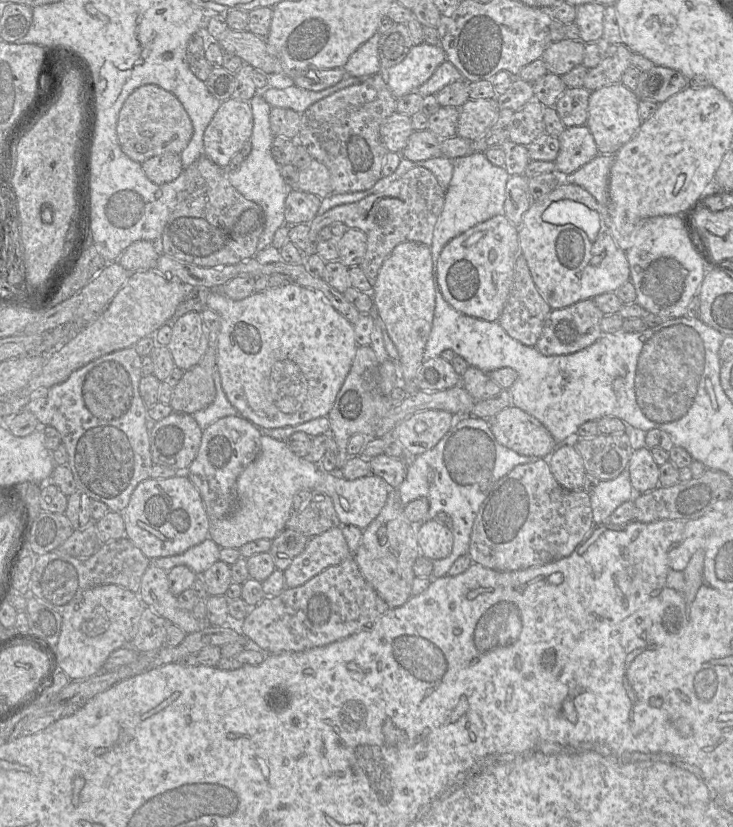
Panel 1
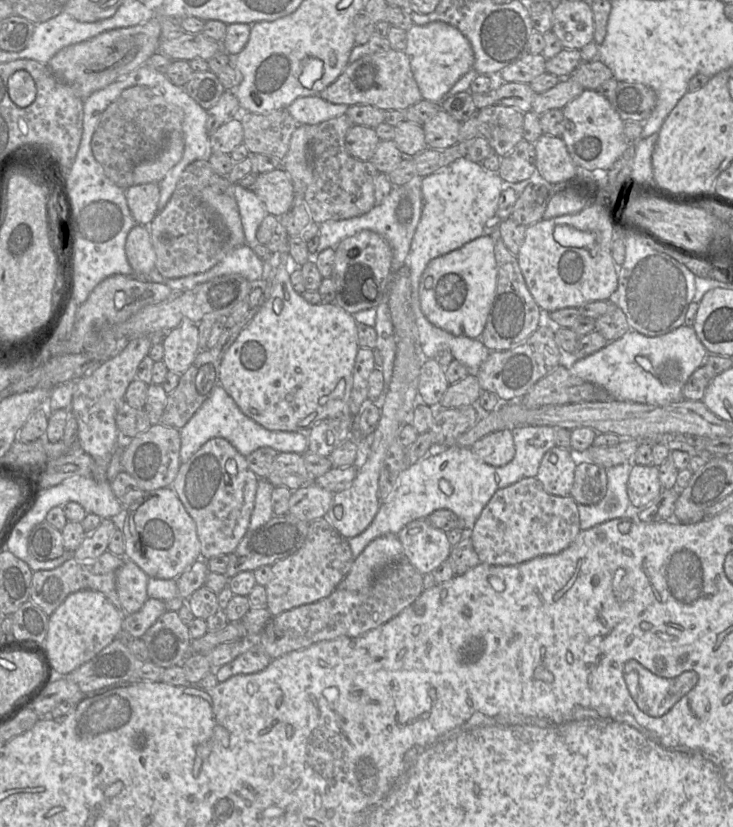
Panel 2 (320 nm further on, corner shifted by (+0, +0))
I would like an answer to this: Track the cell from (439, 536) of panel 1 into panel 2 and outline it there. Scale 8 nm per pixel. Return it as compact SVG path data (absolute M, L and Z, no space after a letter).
M427 519L408 523L398 533L408 561L422 575L428 574L448 560L452 545L447 533L432 526Z

